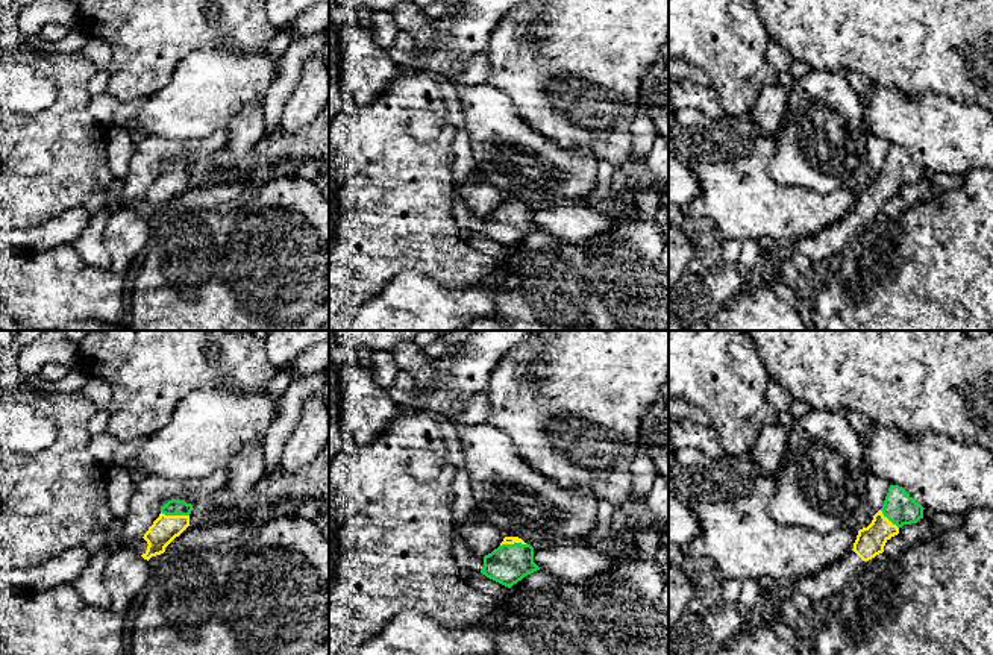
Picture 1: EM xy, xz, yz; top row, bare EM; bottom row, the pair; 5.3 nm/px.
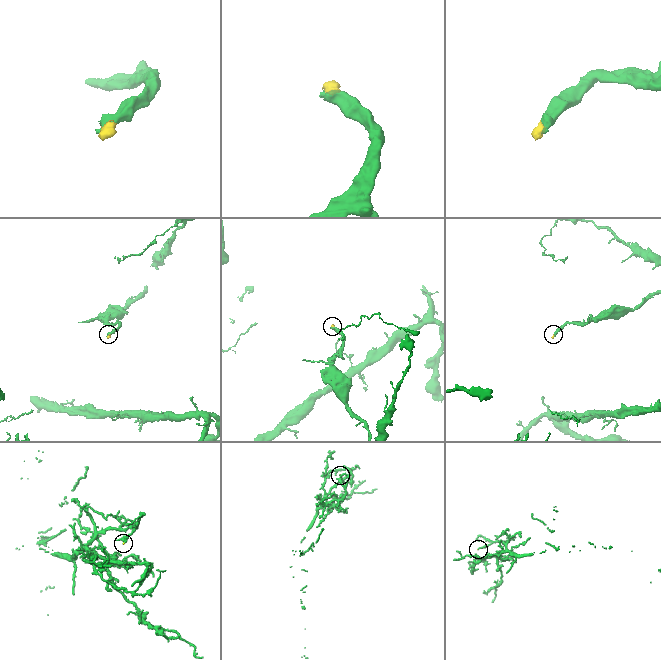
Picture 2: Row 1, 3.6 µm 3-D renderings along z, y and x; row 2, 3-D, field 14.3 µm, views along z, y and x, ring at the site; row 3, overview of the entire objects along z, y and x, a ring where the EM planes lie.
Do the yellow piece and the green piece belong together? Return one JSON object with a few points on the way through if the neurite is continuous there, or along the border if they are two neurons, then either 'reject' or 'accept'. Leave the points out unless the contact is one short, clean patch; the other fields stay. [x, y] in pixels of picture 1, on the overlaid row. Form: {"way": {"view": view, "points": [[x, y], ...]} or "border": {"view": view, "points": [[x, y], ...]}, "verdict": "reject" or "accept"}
{"way": {"view": "xy", "points": [[166, 528], [175, 516], [173, 507]]}, "verdict": "accept"}

